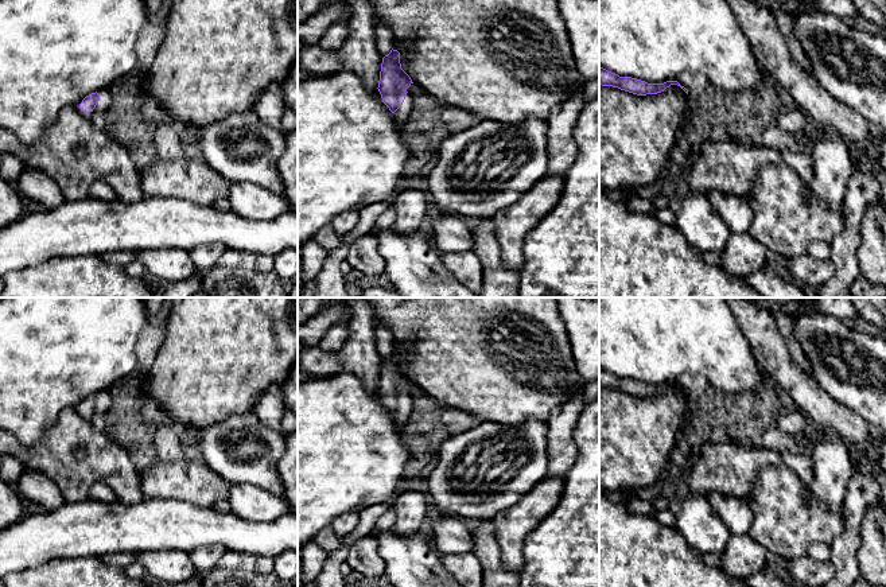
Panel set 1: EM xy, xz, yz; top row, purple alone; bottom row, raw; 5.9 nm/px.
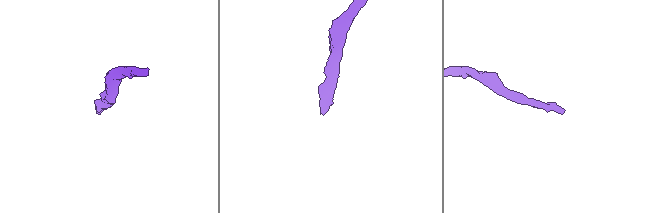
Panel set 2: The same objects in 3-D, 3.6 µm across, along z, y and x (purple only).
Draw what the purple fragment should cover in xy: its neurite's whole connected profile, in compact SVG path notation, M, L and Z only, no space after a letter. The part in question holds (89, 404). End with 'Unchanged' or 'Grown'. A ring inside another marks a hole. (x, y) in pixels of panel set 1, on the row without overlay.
M105 389L86 397L75 407L75 411L79 413L81 417L90 420L94 413L106 413L110 403L112 399L109 389Z. Grown

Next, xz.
M392 350L382 359L377 390L400 428L405 427L412 413L412 396L407 393L412 385L411 378L401 370L400 354Z. Grown

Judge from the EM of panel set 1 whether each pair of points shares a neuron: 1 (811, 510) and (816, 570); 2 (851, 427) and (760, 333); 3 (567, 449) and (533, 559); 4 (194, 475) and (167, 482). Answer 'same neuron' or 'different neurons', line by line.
1: different neurons
2: same neuron
3: different neurons
4: same neuron

